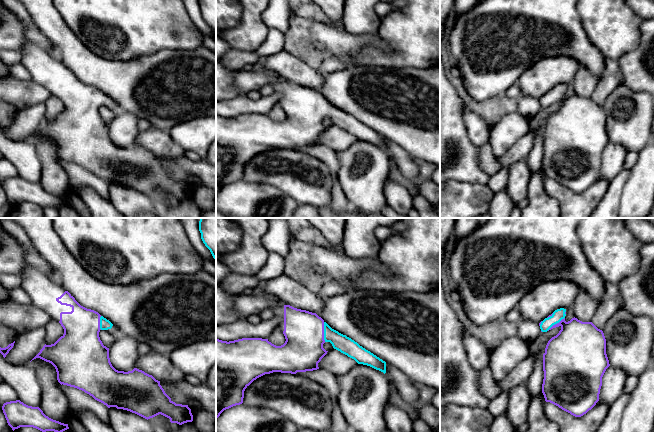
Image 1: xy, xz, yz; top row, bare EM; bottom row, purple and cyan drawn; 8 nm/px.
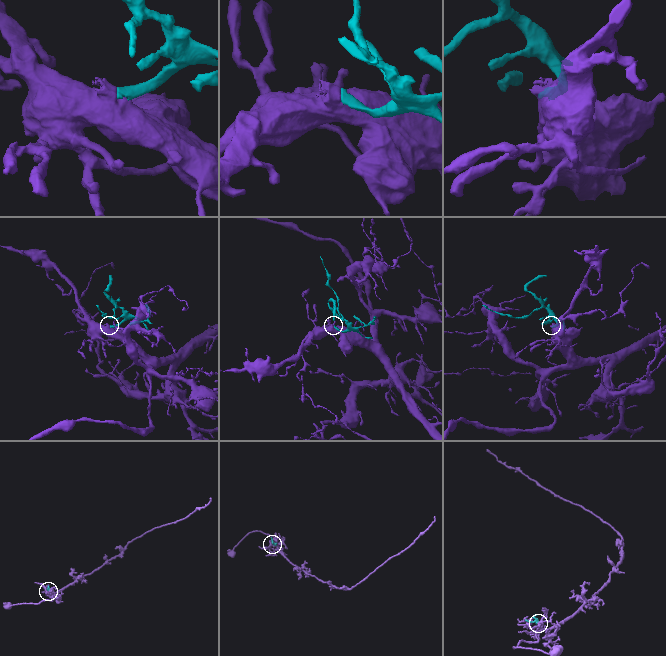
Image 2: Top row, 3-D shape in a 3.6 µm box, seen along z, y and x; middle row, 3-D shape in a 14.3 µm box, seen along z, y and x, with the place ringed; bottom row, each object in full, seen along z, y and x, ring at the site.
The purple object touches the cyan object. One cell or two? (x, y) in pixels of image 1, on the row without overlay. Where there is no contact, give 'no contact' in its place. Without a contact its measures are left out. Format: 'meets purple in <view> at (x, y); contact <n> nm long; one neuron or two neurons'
meets purple in xz at (323, 108); contact 160 nm long; one neuron

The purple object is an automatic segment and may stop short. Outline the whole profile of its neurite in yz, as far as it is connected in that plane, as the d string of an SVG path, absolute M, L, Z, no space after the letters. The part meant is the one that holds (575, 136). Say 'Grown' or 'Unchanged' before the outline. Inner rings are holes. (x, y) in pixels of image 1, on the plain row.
Grown. M560 84L539 99L541 108L561 103L559 109L548 117L543 130L542 169L546 178L581 193L599 177L602 153L610 140L603 107L592 98L582 98L575 93L566 98L565 92L566 85Z

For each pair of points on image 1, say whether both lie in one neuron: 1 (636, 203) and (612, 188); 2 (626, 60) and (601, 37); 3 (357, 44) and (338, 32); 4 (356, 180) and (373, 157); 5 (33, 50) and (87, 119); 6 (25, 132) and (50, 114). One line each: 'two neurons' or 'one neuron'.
1: two neurons
2: two neurons
3: one neuron
4: one neuron
5: one neuron
6: two neurons

